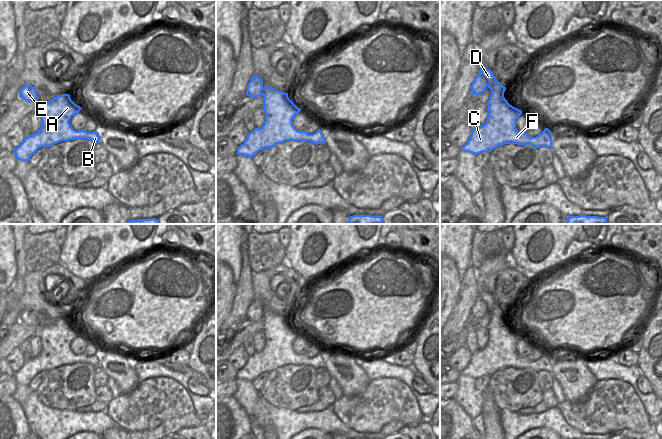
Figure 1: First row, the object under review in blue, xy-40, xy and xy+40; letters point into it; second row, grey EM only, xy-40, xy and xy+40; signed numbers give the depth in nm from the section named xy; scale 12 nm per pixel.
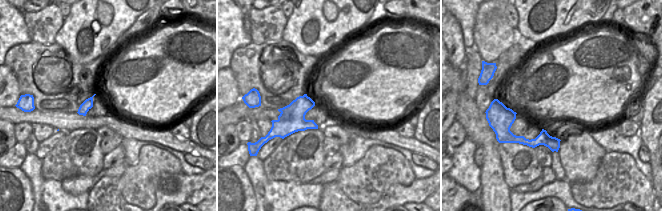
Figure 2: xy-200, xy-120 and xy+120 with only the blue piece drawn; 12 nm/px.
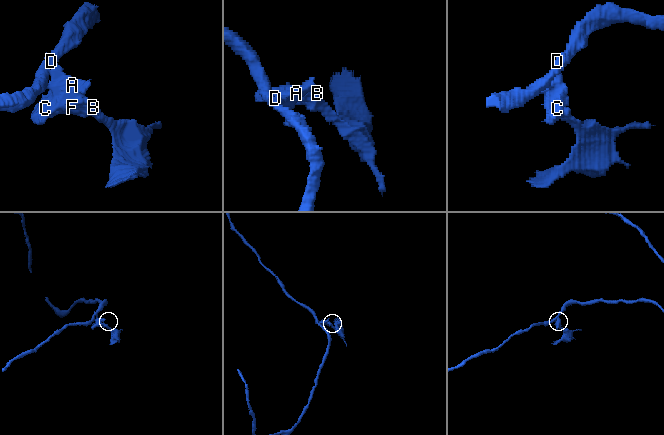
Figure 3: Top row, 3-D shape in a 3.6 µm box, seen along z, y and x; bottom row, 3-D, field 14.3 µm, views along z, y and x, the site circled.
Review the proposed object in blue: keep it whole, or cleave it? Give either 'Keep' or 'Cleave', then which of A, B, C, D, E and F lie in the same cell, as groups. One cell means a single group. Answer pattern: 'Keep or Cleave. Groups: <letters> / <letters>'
Cleave. Groups: A B C F / D E

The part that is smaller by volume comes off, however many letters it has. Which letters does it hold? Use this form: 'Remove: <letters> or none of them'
Remove: A, B, C, F

